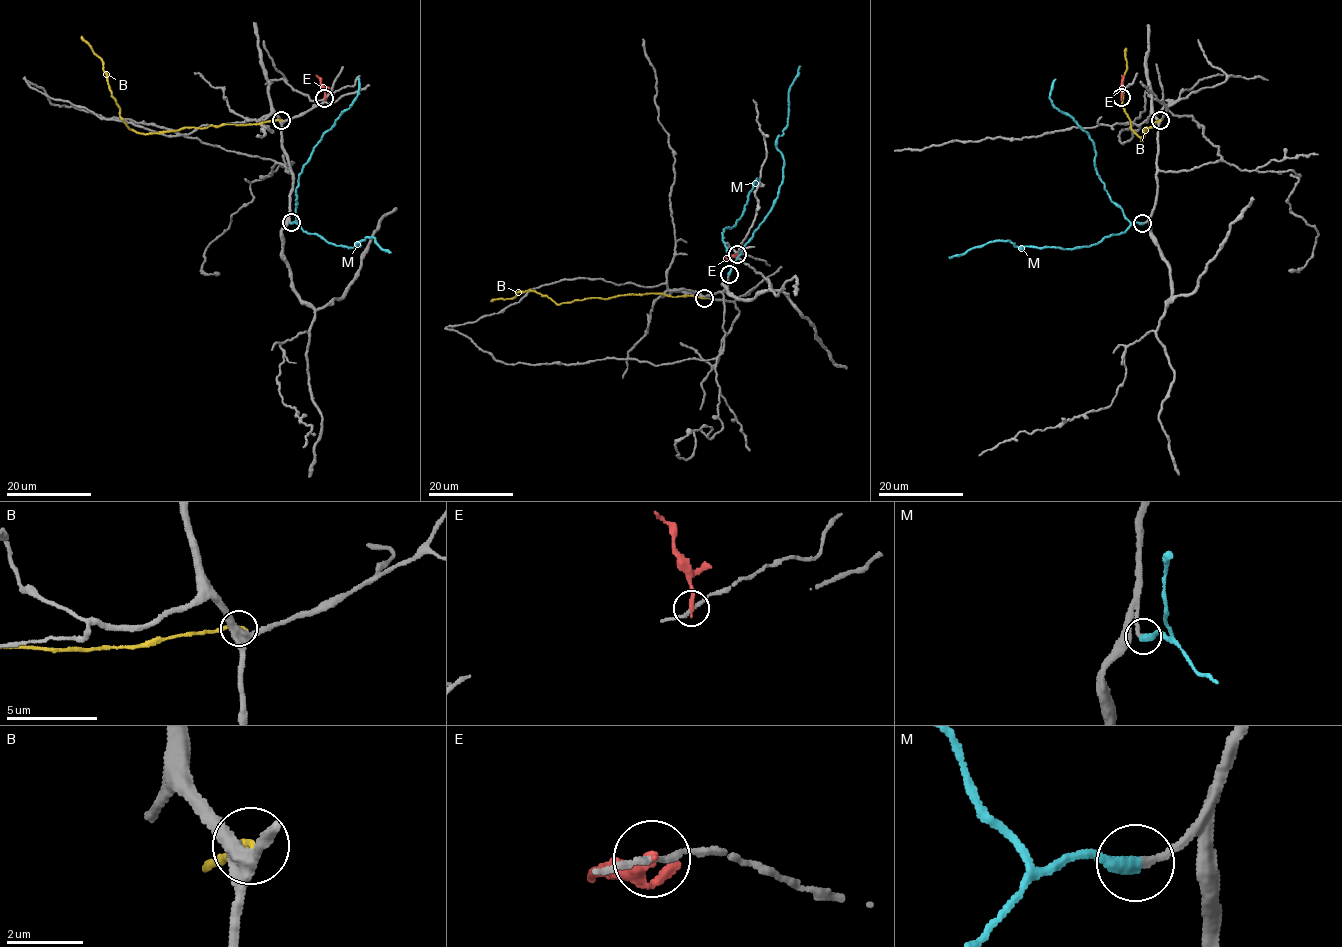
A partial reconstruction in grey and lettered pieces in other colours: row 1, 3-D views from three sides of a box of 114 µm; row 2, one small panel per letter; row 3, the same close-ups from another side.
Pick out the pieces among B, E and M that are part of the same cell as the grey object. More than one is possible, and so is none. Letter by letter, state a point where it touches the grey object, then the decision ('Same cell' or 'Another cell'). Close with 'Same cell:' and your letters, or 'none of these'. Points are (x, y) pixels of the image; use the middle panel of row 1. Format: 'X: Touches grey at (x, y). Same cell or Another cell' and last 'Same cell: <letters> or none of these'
B: Touches grey at (704, 298). Another cell
E: Touches grey at (737, 254). Another cell
M: Touches grey at (729, 274). Same cell
Same cell: M

